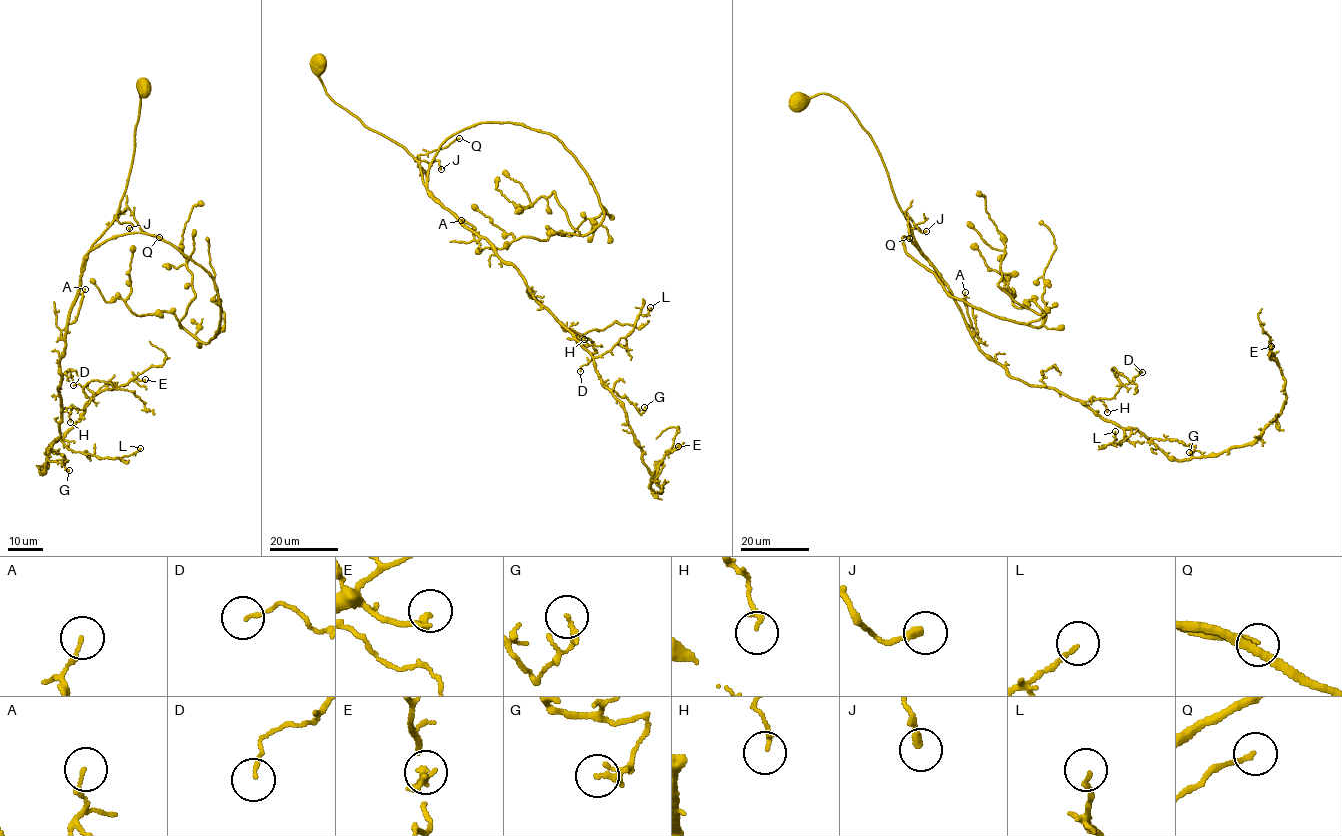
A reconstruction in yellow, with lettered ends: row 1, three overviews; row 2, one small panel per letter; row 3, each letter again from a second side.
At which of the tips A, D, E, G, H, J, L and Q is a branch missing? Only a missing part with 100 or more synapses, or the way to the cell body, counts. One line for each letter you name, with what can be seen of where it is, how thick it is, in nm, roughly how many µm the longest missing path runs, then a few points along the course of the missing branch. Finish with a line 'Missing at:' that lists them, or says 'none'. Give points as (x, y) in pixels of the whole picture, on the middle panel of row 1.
Missing at: none

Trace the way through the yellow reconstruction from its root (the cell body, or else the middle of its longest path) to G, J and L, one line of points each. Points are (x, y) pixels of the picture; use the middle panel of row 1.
G: (317, 62), (330, 99), (404, 146), (433, 197), (517, 270), (590, 353), (601, 383), (640, 414), (644, 407)
J: (317, 62), (319, 76), (330, 99), (369, 128), (404, 146), (416, 160), (438, 160), (441, 169)
L: (317, 62), (328, 96), (404, 146), (433, 197), (517, 270), (535, 301), (590, 354), (606, 352), (650, 307)

